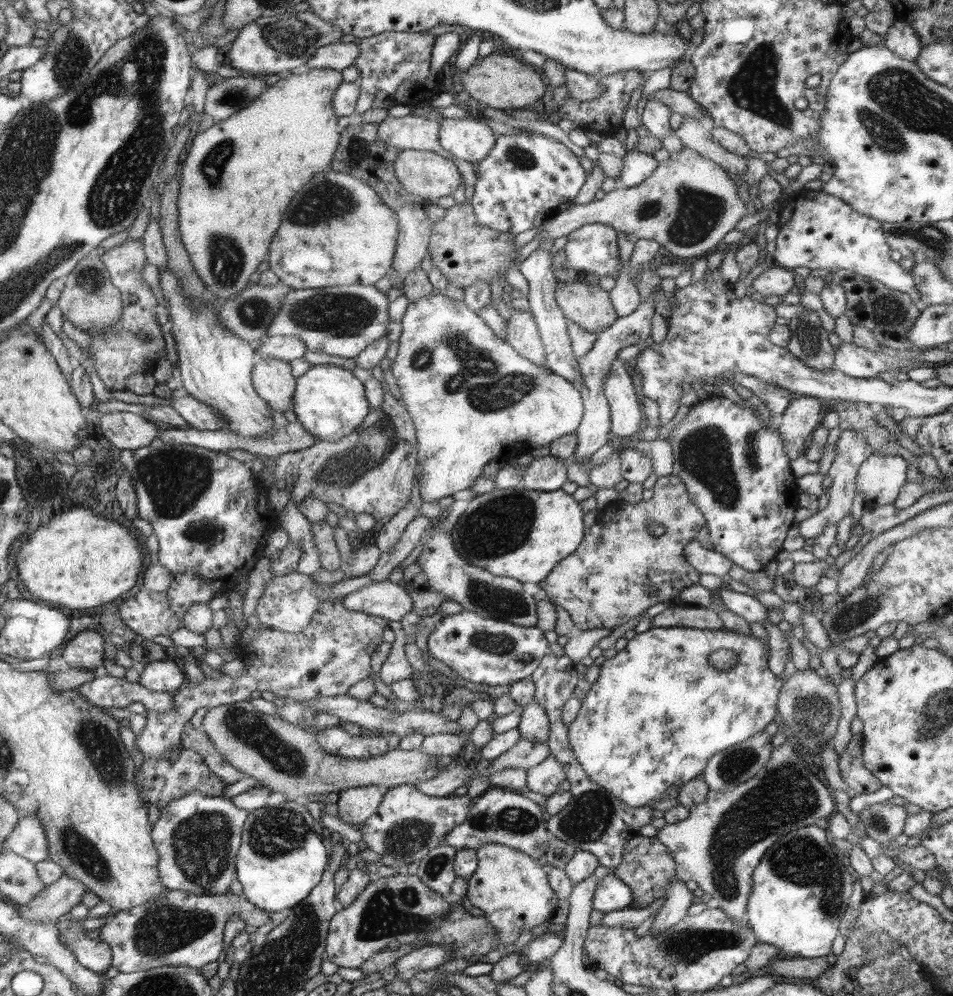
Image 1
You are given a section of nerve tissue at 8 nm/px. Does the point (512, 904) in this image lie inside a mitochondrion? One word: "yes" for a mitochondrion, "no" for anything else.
no

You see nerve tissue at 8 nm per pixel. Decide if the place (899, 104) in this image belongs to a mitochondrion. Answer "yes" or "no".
yes

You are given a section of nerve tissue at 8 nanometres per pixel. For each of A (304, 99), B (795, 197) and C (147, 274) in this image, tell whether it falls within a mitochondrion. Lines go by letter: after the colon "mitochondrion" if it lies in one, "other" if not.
A: other
B: other
C: other

